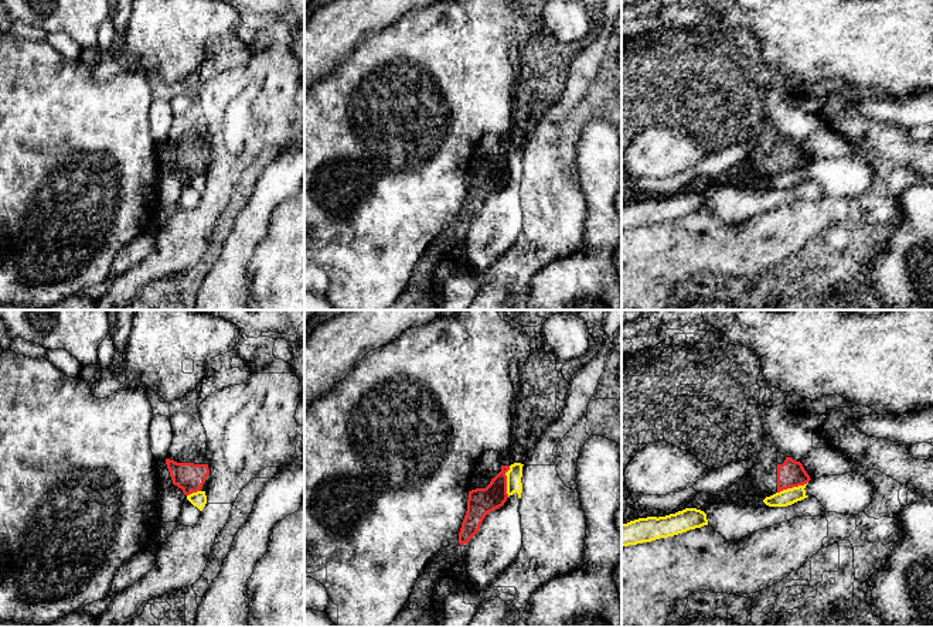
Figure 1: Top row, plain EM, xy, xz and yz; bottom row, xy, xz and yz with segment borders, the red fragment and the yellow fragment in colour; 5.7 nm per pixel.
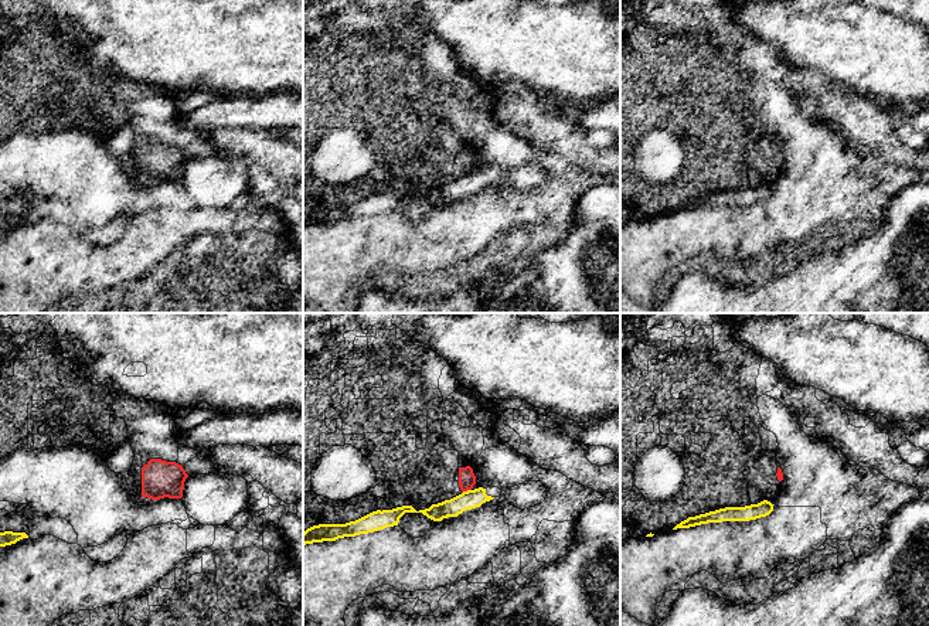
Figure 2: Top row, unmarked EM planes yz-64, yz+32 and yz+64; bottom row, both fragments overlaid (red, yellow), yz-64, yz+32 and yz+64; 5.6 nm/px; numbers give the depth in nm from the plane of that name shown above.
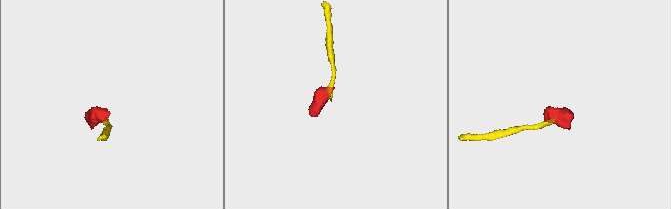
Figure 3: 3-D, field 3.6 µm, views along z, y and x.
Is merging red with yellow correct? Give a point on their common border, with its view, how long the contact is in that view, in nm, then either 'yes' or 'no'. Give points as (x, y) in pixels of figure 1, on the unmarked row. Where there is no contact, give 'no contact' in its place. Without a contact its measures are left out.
meets red in xz at (506, 164); contact 180 nm long; no

